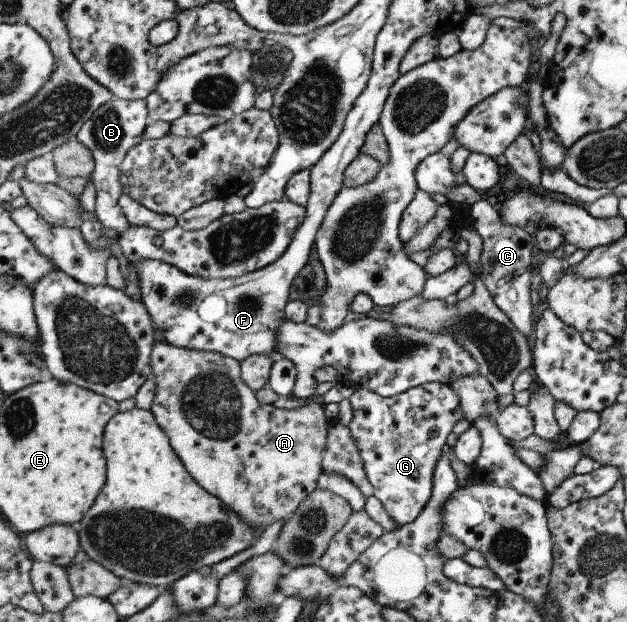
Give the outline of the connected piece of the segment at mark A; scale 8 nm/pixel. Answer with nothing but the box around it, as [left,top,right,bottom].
[151,330,331,532]

